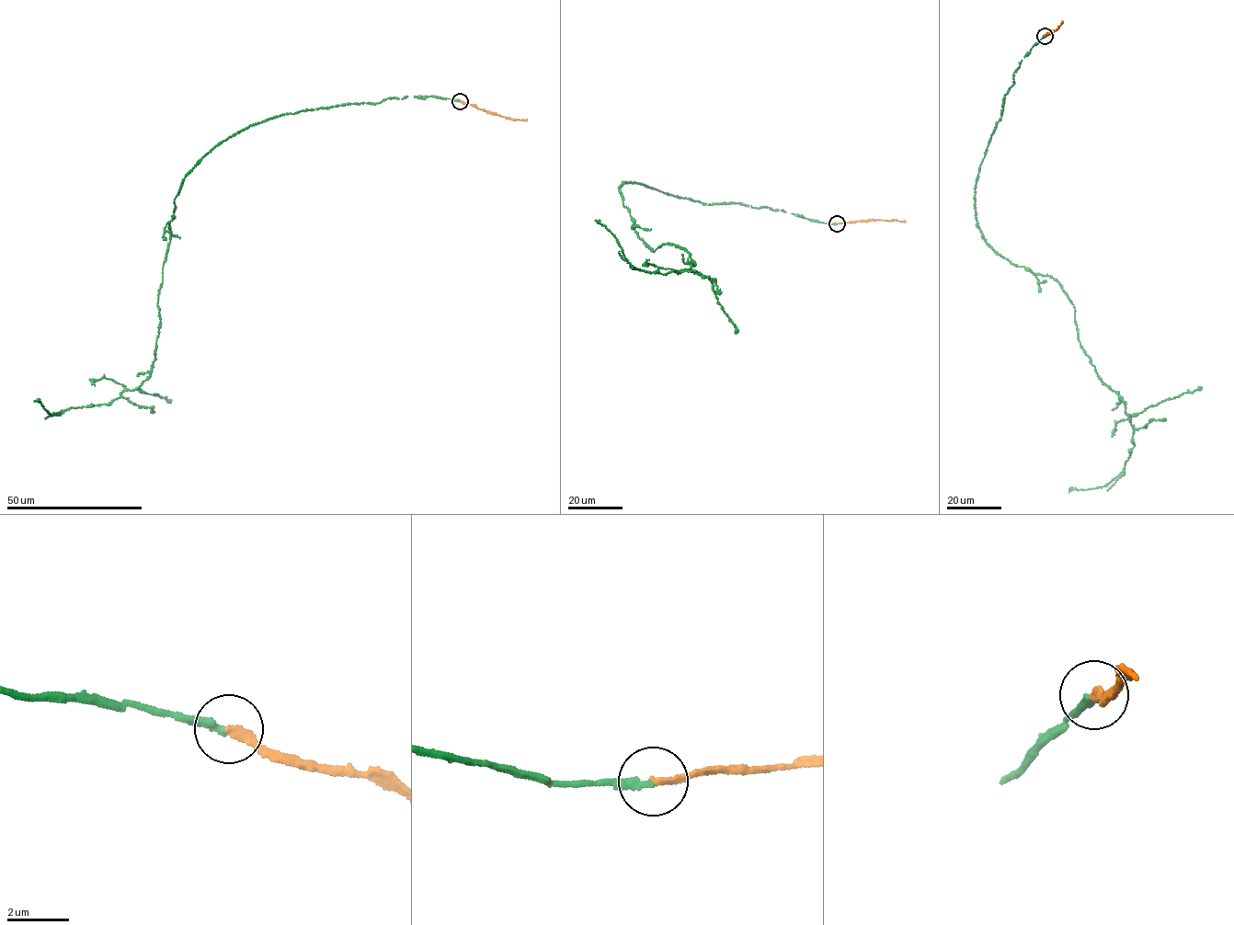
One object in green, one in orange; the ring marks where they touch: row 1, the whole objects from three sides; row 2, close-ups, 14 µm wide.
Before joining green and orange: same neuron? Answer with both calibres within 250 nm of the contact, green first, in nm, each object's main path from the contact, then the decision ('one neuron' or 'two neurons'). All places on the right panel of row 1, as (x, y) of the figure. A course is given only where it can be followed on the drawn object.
240 nm thick on the green side, 280 nm on the other; green runs (1045, 35), (1014, 72), (974, 198), (986, 243), (1057, 281), (1079, 345), (1131, 417), (1122, 472), (1068, 492); orange runs (1045, 35), (1055, 30), (1062, 22); one neuron

